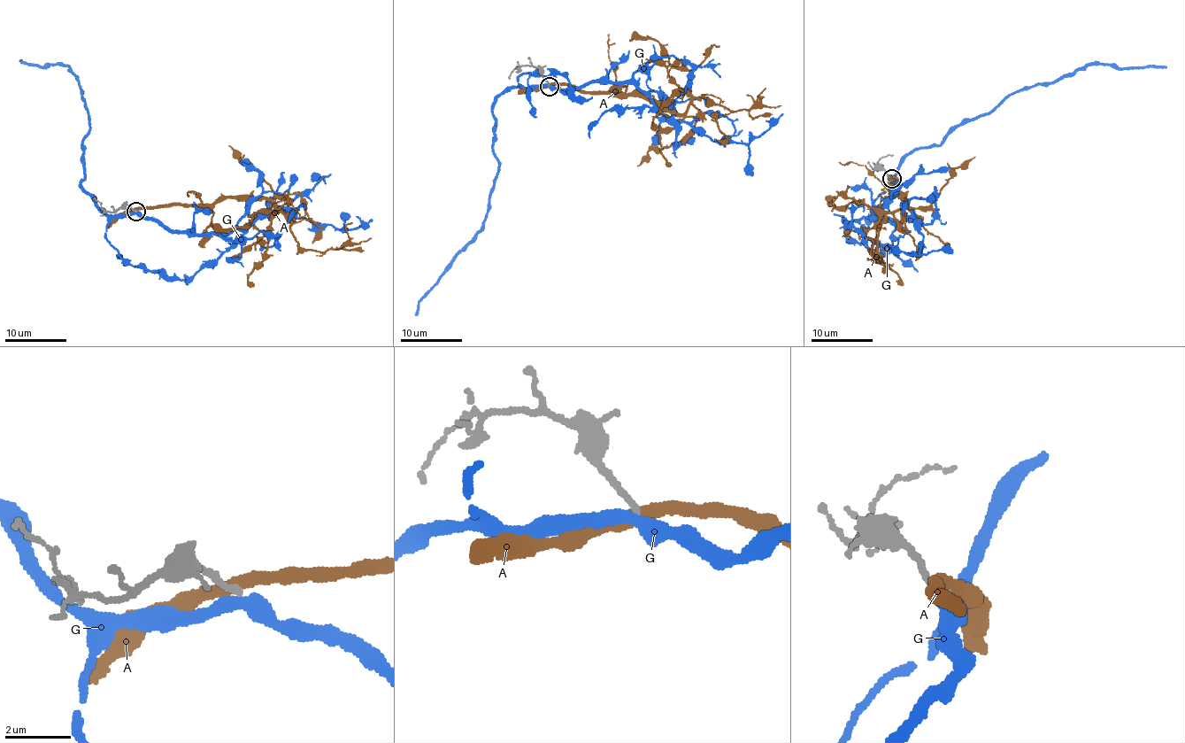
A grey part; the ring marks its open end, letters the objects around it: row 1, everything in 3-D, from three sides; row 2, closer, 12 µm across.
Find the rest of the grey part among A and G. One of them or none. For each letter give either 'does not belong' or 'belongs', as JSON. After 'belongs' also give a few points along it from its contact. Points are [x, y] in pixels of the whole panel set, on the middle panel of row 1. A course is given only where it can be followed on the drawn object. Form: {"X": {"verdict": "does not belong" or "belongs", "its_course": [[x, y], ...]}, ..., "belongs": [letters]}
{"A": {"verdict": "does not belong"}, "G": {"verdict": "does not belong"}, "belongs": []}

